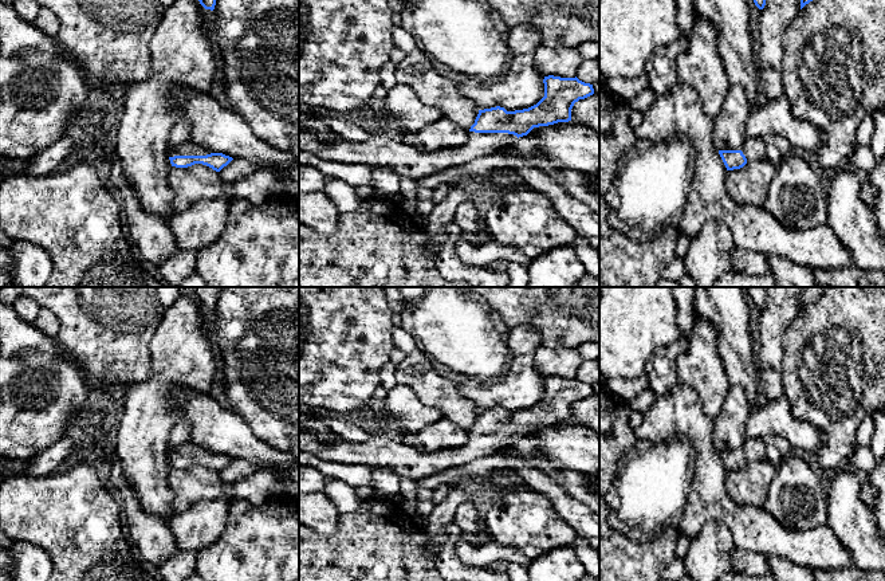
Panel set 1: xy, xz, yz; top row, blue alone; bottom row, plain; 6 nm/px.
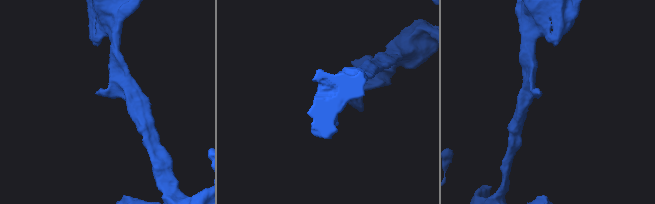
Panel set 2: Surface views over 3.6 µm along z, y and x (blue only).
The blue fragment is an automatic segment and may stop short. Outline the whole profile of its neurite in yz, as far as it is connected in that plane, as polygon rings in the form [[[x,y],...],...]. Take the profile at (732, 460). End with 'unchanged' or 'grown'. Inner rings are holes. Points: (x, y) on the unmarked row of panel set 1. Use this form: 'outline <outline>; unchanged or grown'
outline [[[750,437],[740,451],[719,451],[727,471],[740,470],[747,463],[767,459],[766,444],[762,437]]]; grown

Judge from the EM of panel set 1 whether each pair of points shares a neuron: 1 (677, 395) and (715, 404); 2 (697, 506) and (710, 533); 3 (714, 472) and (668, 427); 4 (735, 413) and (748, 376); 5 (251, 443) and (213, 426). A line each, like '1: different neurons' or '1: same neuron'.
1: different neurons
2: different neurons
3: same neuron
4: different neurons
5: same neuron

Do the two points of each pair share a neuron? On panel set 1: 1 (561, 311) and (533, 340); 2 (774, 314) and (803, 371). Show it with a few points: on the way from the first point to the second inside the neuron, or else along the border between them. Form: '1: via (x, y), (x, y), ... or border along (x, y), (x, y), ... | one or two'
1: border along (511, 326), (533, 325), (538, 330), (542, 344) | two
2: border along (801, 310), (783, 336), (781, 365) | two

